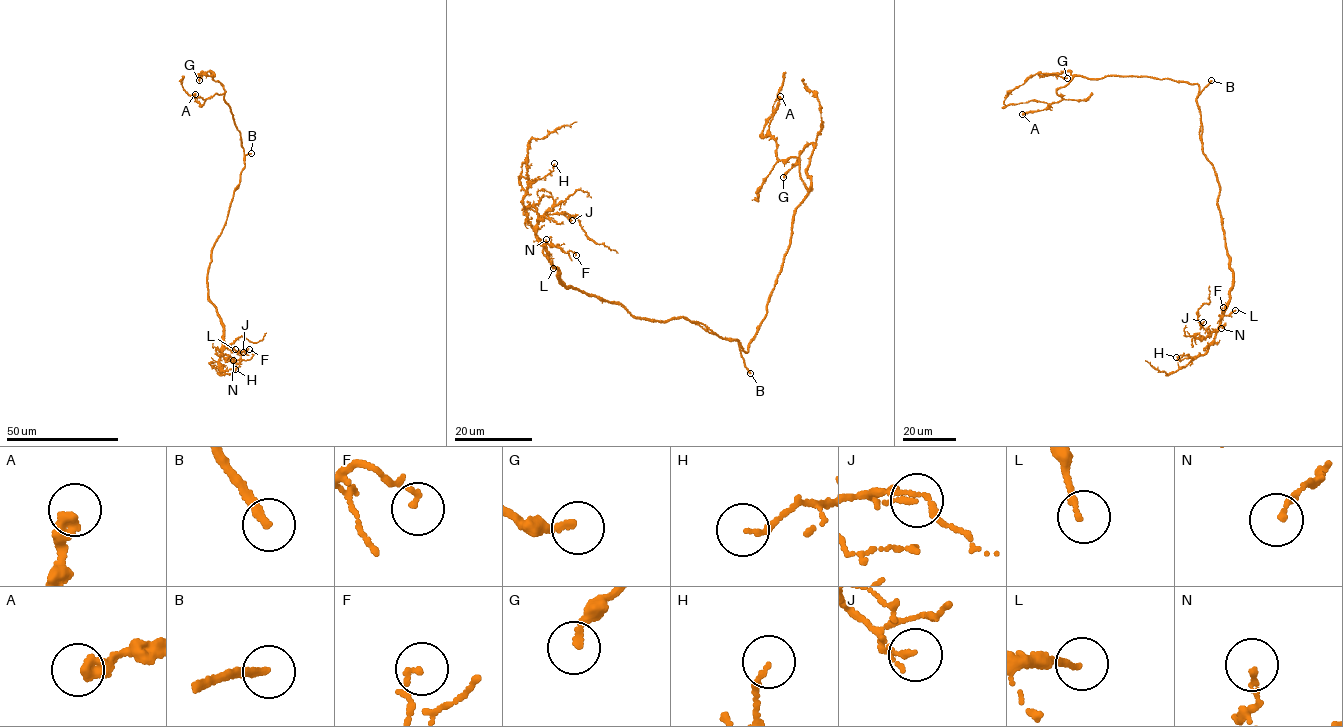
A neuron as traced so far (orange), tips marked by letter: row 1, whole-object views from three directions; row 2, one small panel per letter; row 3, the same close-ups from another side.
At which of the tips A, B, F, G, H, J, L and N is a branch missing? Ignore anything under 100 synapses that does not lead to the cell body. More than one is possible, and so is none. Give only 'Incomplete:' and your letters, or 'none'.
Incomplete: B

